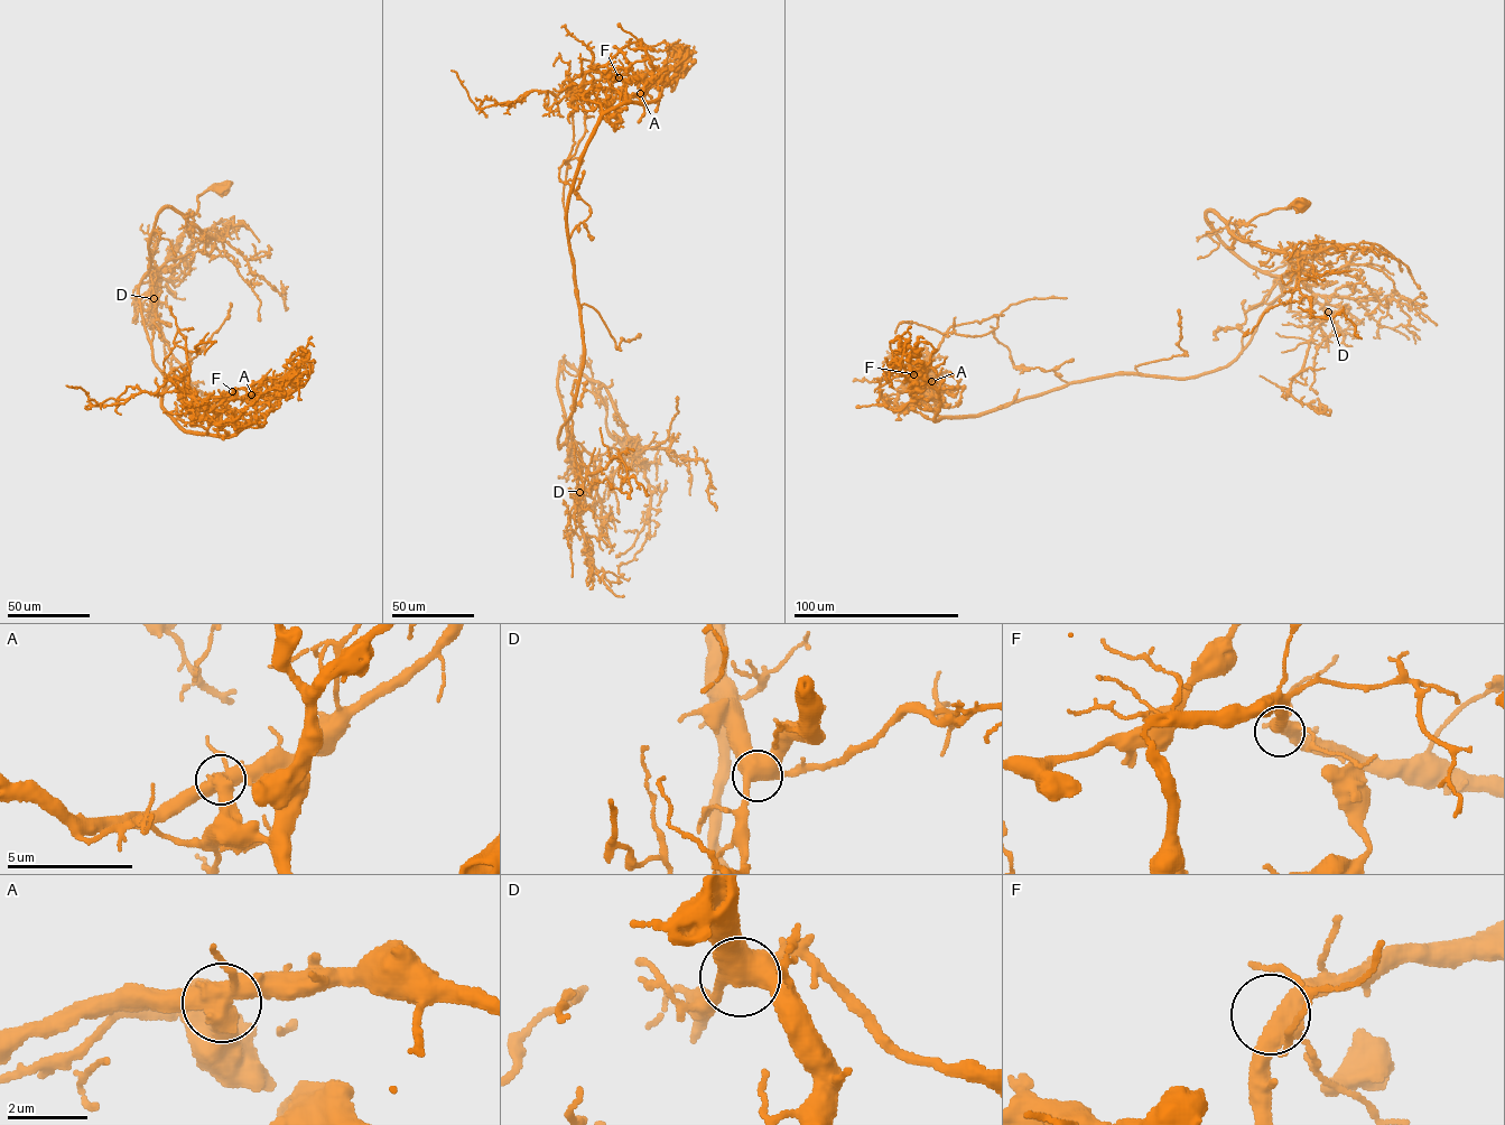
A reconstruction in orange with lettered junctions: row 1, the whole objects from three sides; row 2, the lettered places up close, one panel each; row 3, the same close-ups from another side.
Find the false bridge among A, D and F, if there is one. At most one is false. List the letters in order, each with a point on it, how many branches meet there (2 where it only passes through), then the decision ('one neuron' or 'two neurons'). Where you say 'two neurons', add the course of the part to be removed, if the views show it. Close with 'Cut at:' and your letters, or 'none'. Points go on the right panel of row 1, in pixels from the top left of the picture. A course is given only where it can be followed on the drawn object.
A: place (931, 381); branches 4; two neurons; course (931, 381), (902, 387), (950, 327), (997, 317), (997, 327), (978, 335), (907, 322), (895, 333)
D: place (1328, 312); branches 4; one neuron
F: place (913, 374); branches 4; one neuron
Cut at: A

